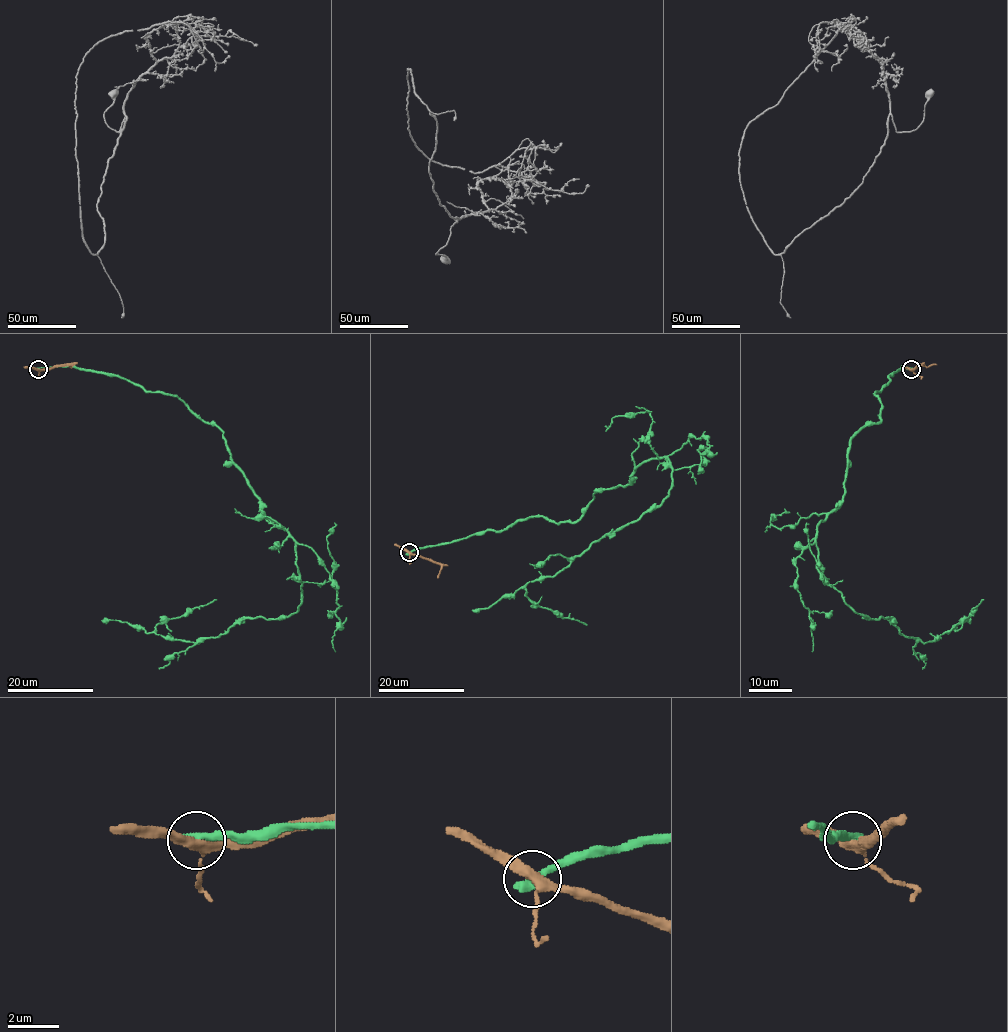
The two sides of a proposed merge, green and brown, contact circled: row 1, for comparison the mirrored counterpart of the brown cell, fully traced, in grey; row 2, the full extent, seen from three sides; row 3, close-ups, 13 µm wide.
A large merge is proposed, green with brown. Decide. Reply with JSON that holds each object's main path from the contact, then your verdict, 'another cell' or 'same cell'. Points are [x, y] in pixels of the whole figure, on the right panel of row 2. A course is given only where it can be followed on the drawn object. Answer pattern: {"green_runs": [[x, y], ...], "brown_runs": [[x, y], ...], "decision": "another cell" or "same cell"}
{"green_runs": [[911, 369], [851, 440], [817, 570], [858, 613], [923, 642], [984, 599]], "brown_runs": [[911, 369], [936, 365]], "decision": "another cell"}

